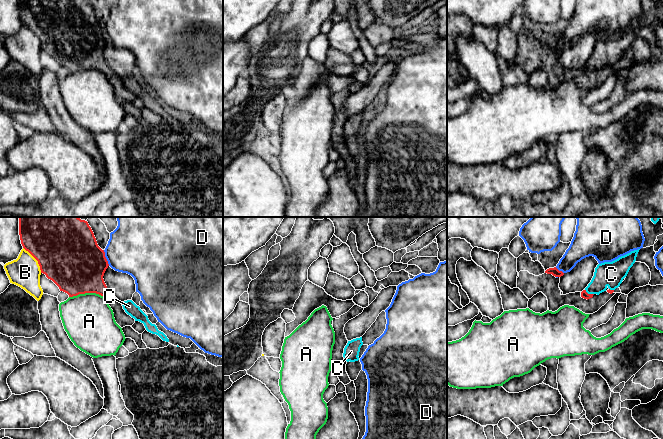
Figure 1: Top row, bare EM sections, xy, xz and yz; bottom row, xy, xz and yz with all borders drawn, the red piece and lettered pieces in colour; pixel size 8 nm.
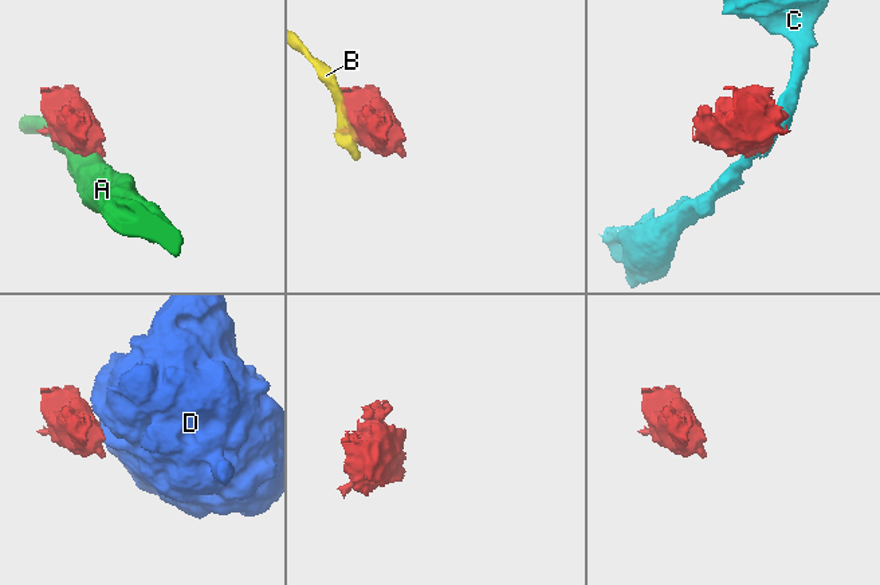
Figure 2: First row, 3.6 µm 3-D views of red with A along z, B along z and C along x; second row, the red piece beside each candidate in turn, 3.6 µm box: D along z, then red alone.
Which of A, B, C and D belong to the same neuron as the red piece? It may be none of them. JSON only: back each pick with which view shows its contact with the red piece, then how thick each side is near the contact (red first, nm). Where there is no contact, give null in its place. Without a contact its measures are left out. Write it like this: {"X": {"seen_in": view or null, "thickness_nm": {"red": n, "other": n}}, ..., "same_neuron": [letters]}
{"same_neuron": []}

